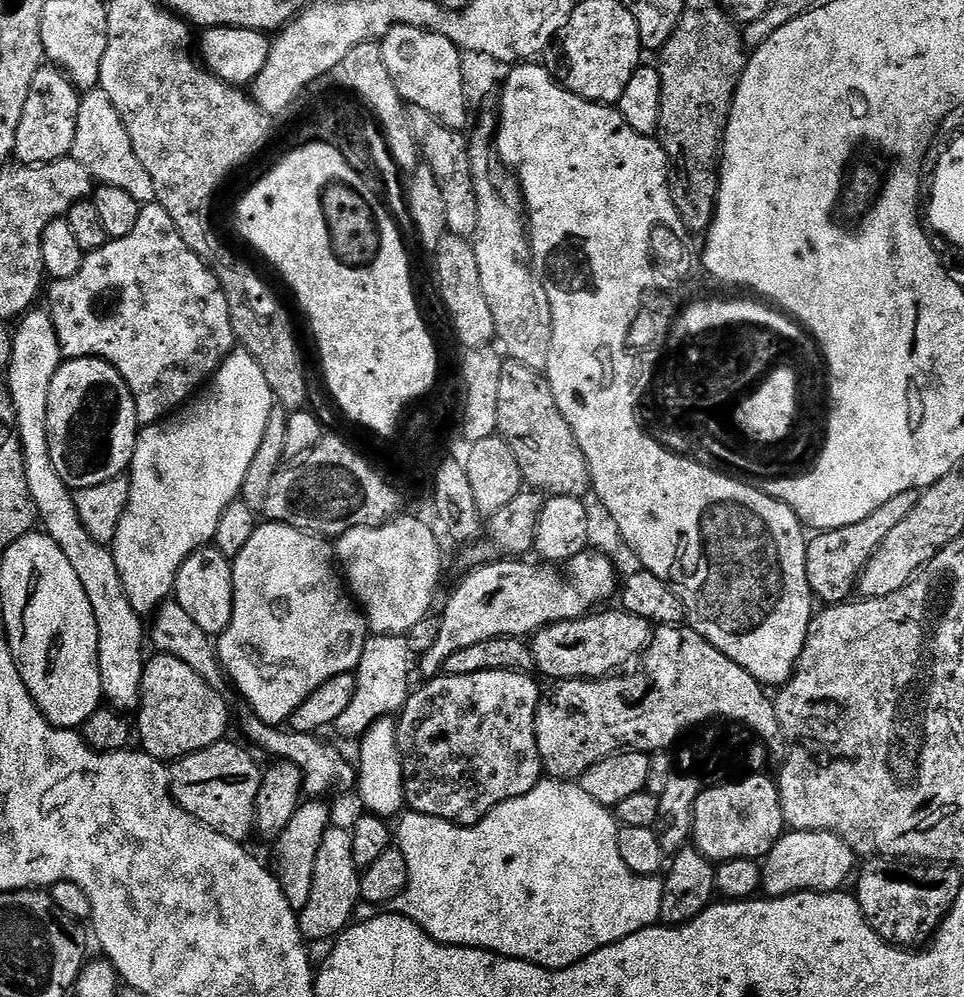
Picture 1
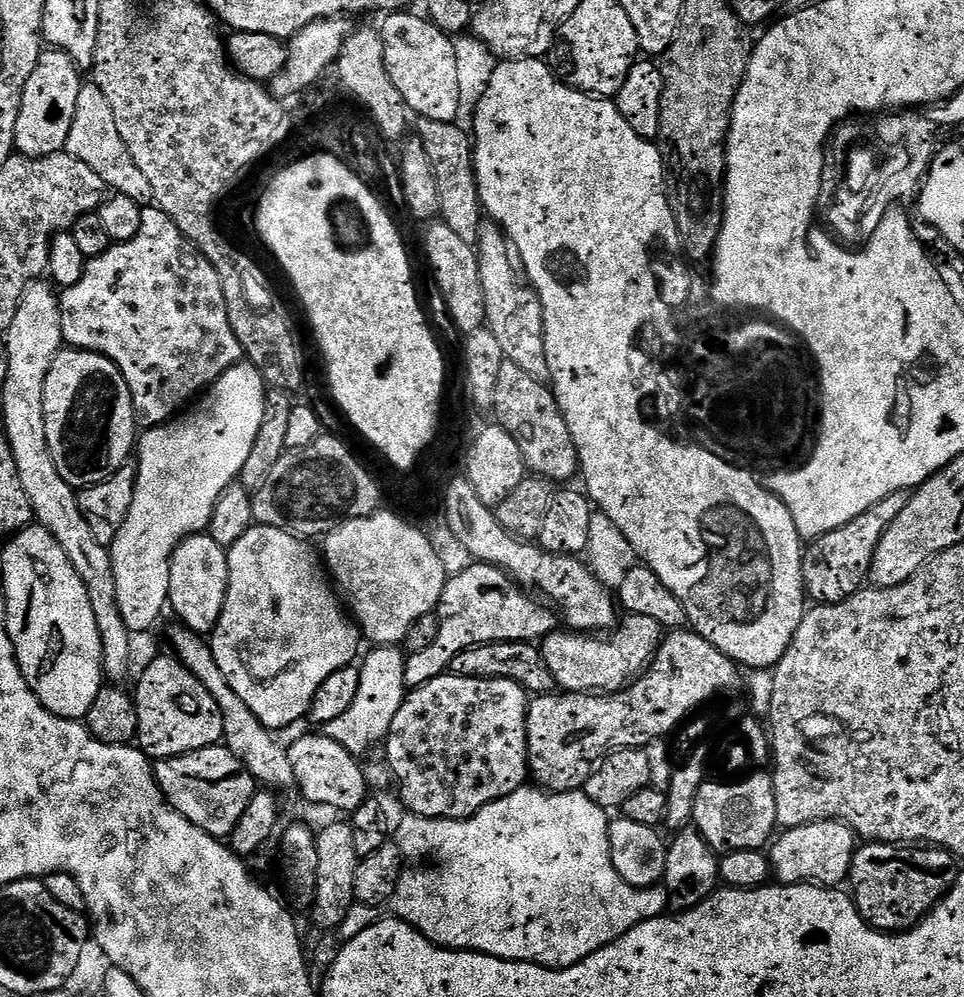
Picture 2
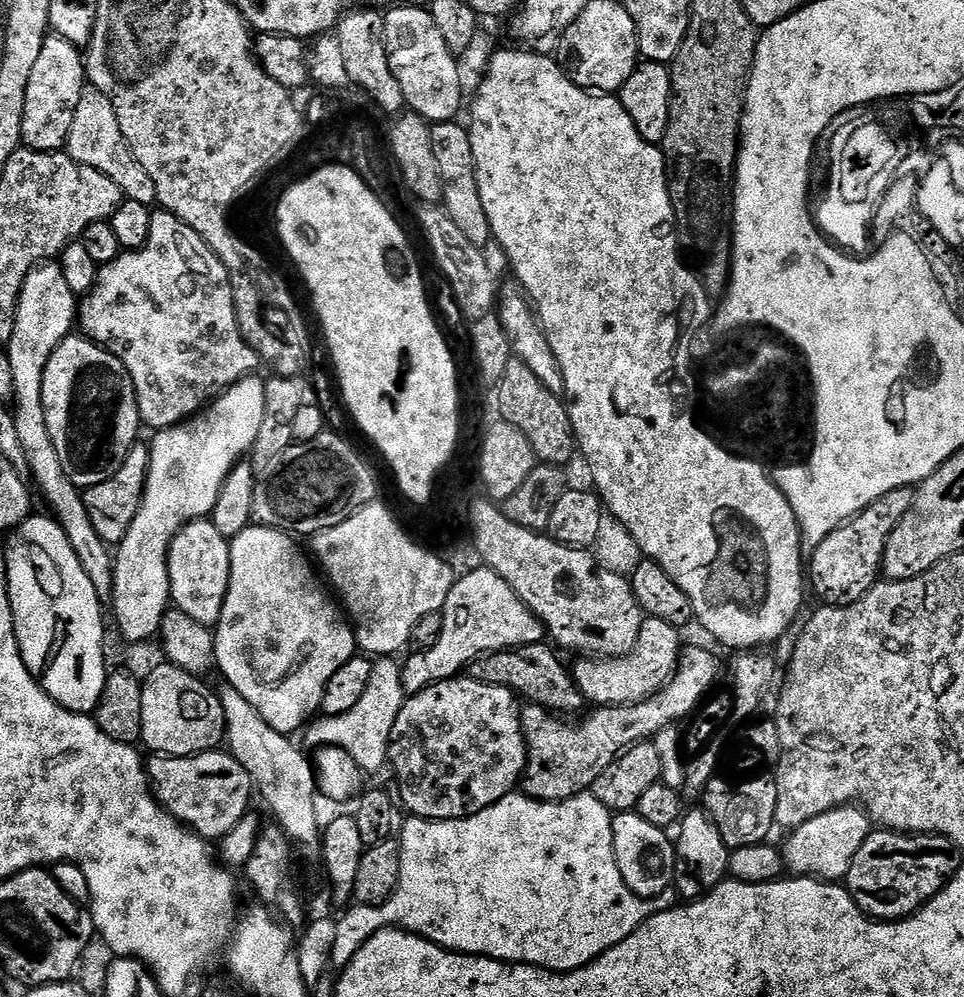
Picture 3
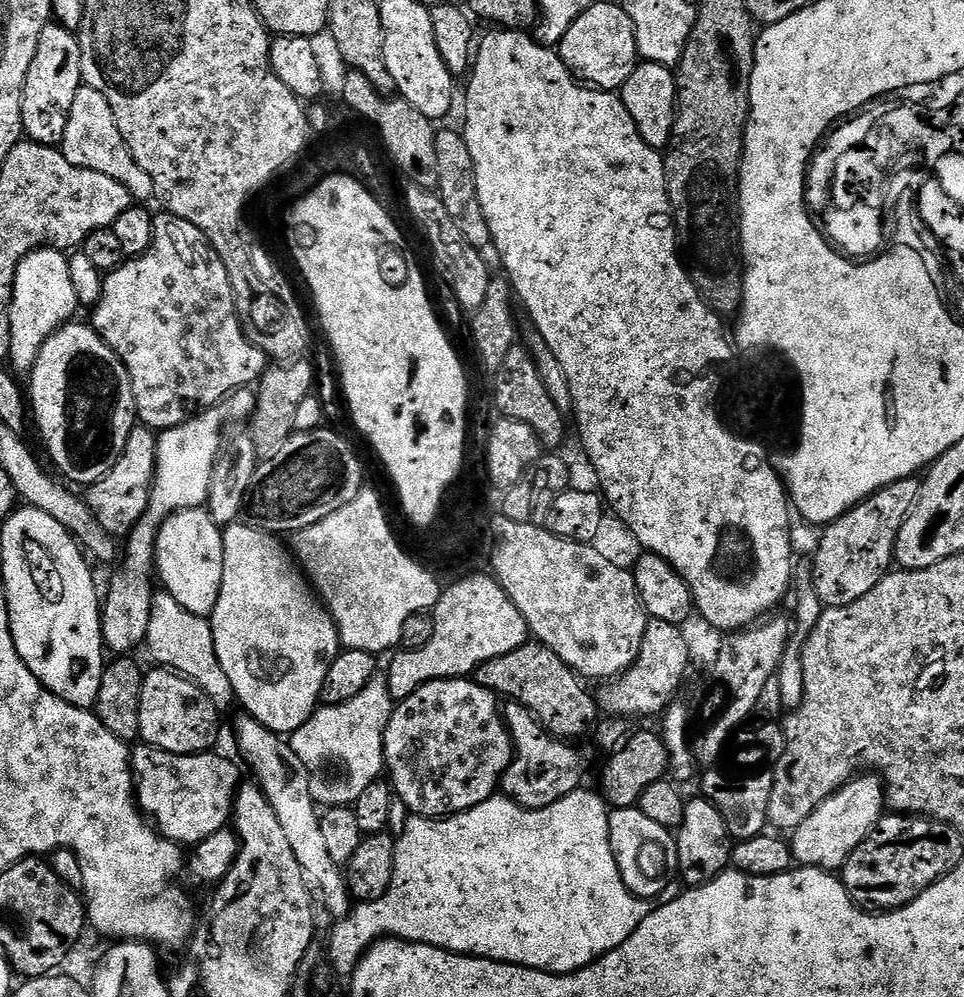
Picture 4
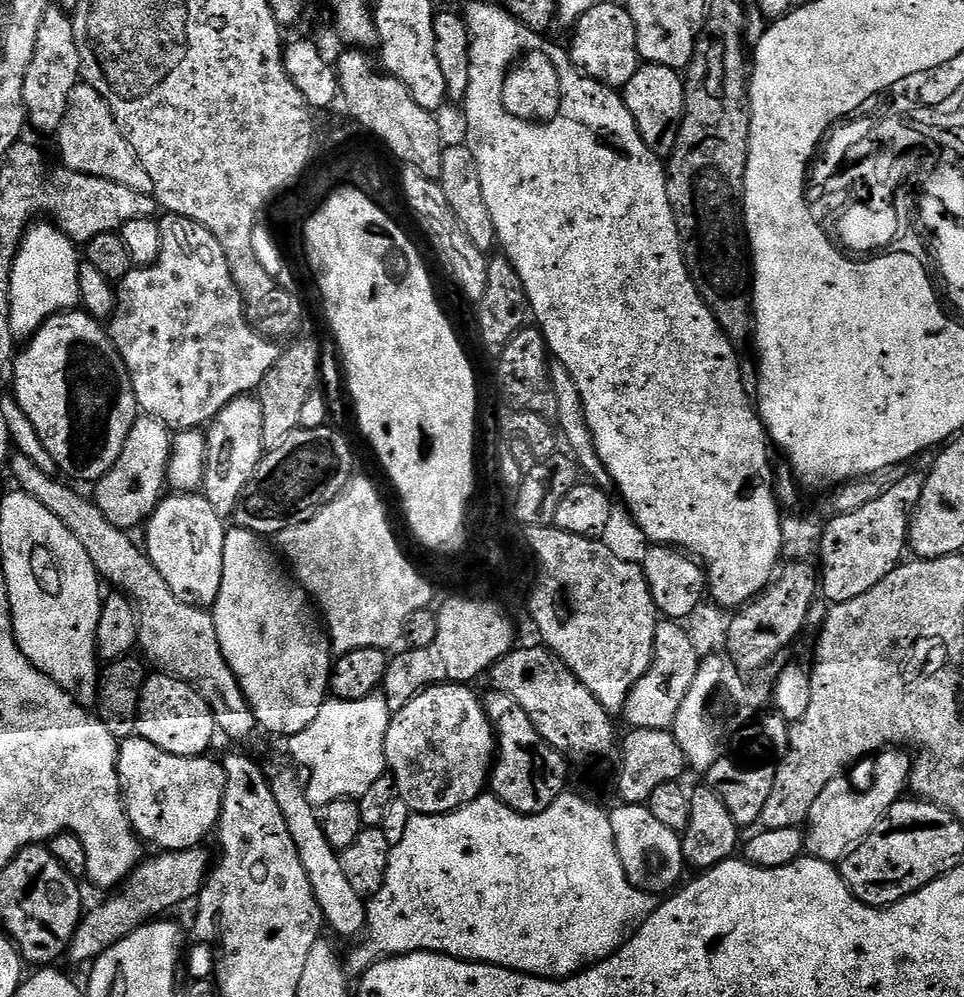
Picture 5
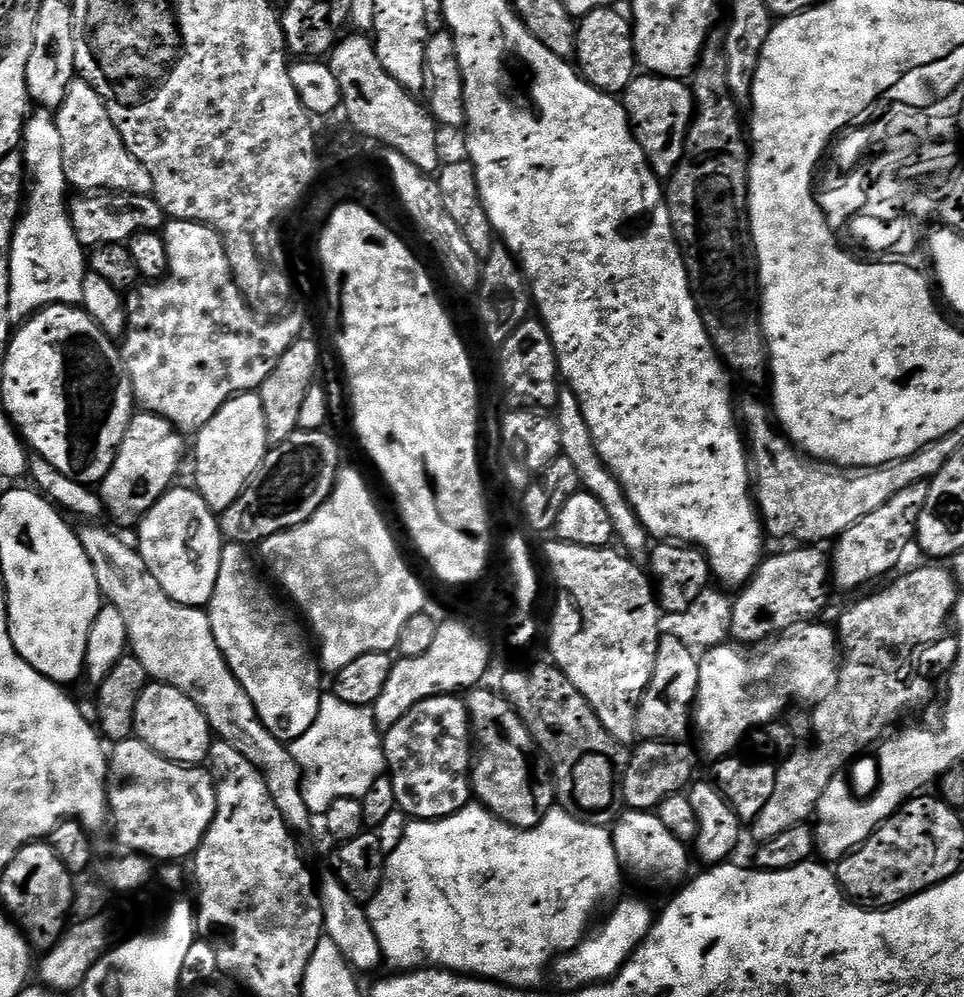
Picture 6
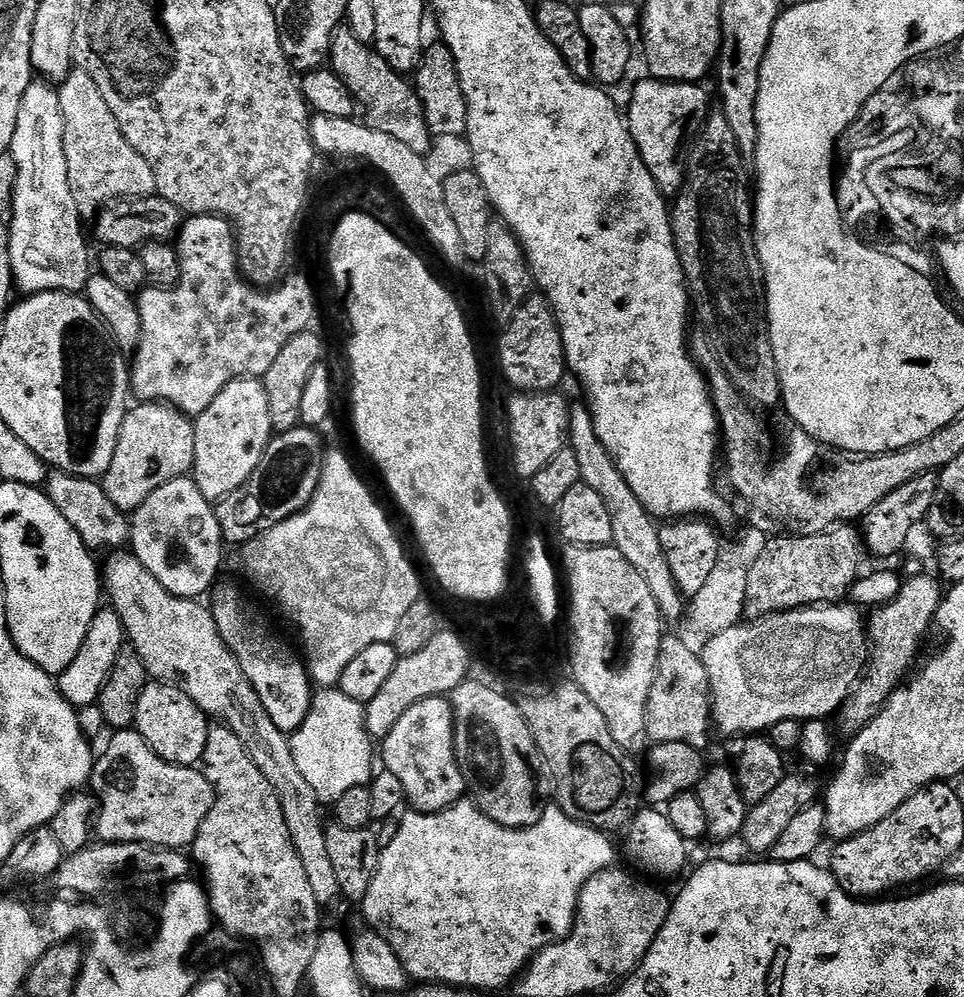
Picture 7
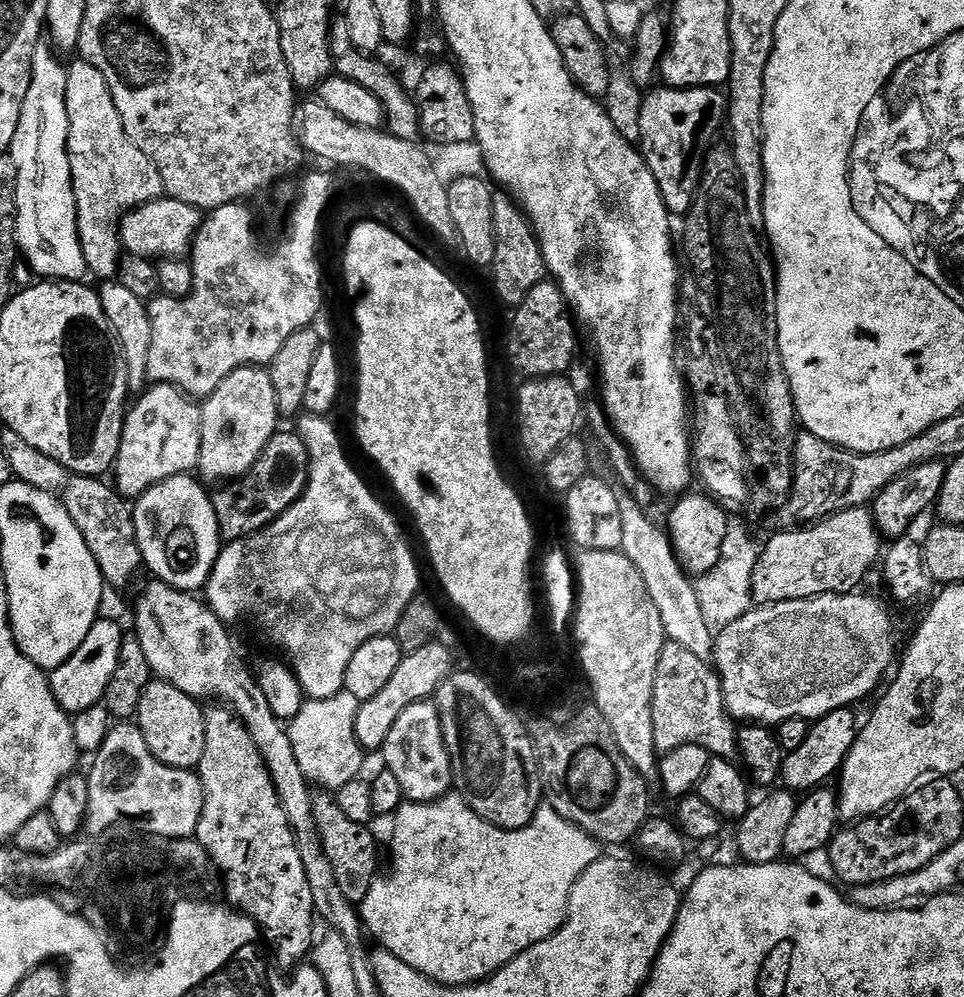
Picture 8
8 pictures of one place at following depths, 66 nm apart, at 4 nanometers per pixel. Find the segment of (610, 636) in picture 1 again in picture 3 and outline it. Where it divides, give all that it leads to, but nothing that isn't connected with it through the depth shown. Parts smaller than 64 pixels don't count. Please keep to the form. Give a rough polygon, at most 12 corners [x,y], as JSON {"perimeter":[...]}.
{"perimeter":[[649,616],[625,656],[570,671],[589,705],[660,691],[680,665],[681,629]]}

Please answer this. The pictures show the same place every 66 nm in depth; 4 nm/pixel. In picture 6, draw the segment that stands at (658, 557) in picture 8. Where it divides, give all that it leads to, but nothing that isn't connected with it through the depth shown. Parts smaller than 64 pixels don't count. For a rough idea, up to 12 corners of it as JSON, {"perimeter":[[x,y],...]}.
{"perimeter":[[567,386],[554,415],[561,453],[583,491],[610,513],[617,541],[634,556],[650,537],[618,478],[604,465],[586,414]]}

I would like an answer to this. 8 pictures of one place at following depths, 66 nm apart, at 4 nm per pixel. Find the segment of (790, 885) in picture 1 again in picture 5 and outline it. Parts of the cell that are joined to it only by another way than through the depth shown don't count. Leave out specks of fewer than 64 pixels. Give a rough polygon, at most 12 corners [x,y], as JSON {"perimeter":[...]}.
{"perimeter":[[885,750],[872,781],[818,794],[804,852],[839,865],[905,795],[913,757]]}

